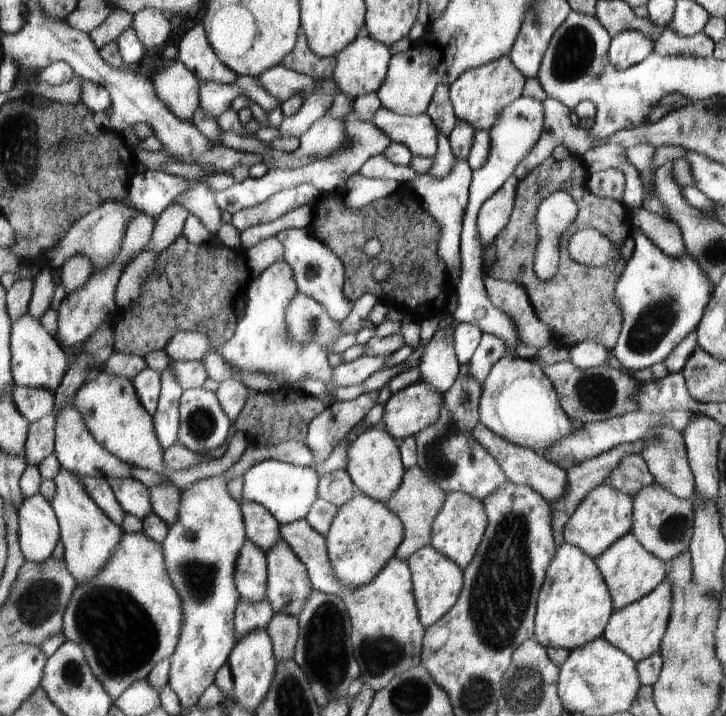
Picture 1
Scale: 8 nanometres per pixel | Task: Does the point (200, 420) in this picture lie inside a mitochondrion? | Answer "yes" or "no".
yes

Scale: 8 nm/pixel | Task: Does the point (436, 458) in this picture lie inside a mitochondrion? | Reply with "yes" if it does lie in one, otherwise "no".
yes

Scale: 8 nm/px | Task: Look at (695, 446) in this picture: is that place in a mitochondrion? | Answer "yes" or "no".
no

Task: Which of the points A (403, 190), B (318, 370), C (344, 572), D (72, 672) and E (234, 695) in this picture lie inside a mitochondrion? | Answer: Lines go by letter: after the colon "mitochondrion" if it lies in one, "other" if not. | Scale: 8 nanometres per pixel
A: other
B: other
C: other
D: mitochondrion
E: other

